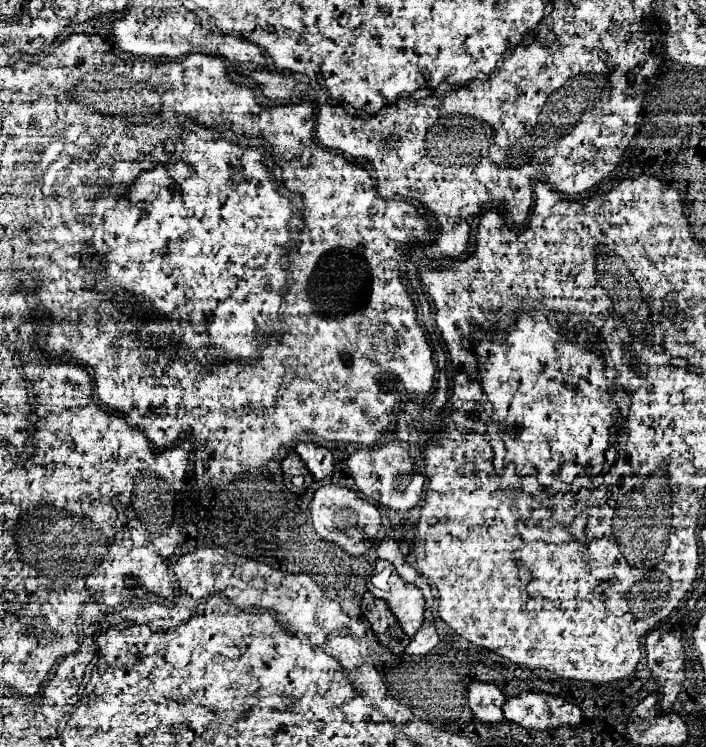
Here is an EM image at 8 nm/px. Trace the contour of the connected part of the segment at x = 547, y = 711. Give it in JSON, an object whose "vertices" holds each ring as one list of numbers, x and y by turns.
{"vertices":[[522,692,504,704,504,718,526,730,556,730,582,724,578,706,550,694]]}

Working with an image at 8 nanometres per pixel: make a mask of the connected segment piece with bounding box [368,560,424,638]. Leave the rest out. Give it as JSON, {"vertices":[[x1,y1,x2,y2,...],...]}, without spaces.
{"vertices":[[378,560,376,570,368,580,368,590,376,598,386,600,392,614,398,618,400,628,414,638,424,622,424,598,420,588,404,582,390,562]]}

